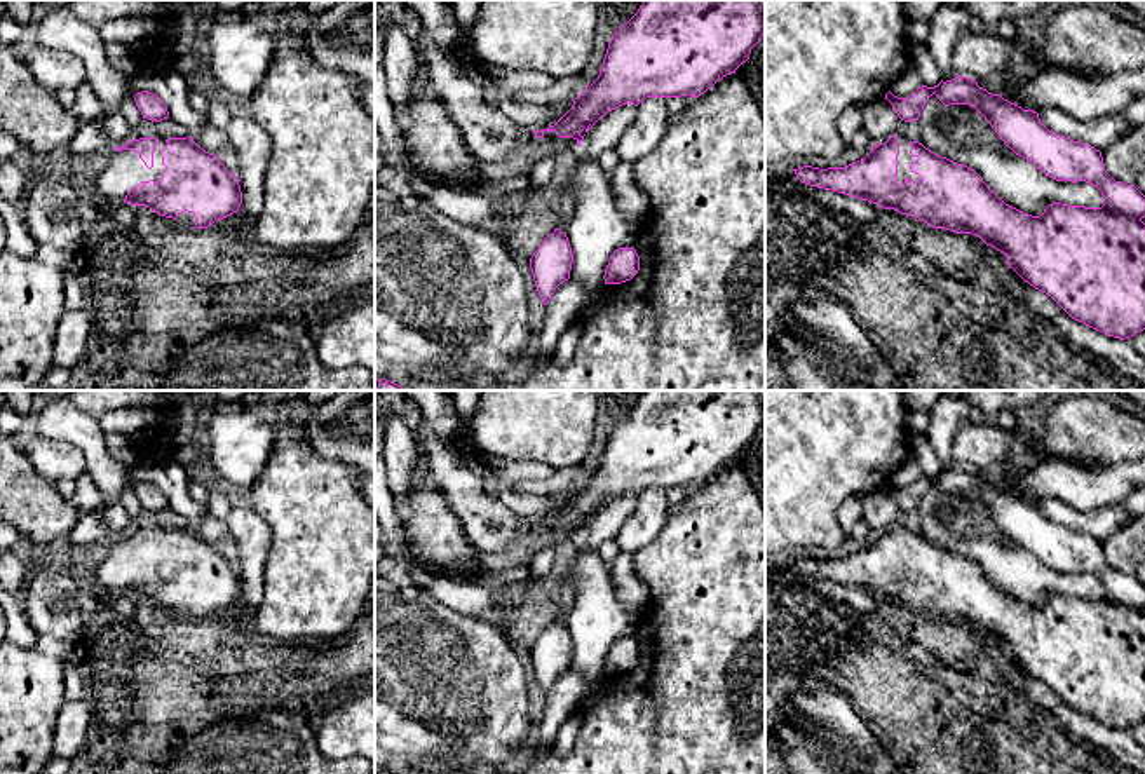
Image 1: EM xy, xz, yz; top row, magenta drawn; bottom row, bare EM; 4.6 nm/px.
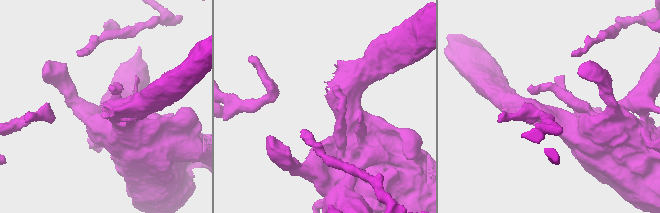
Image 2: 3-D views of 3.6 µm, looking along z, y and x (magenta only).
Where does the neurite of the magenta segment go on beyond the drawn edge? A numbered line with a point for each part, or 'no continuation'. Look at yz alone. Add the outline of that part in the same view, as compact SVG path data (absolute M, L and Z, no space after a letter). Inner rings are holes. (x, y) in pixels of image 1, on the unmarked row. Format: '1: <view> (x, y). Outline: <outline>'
1: yz (905, 548). Outline: M896 525L896 533L899 535L898 546L898 575L903 575L906 568L918 572L920 567L910 561L910 554L915 553L918 547L910 544L910 530L904 526Z

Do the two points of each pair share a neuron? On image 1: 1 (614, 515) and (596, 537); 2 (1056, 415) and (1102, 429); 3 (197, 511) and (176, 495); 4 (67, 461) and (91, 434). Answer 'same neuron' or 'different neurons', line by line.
1: same neuron
2: same neuron
3: same neuron
4: different neurons

